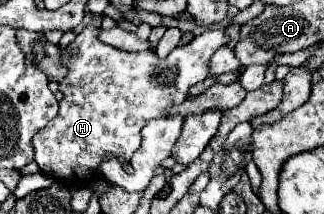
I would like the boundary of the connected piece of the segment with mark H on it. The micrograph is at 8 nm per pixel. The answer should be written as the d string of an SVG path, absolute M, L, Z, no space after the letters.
M86 25L76 39L66 47L66 53L62 55L62 65L68 69L68 75L60 81L60 91L64 93L64 99L60 101L58 115L34 135L34 161L38 163L40 171L64 185L84 185L92 181L92 177L100 171L100 165L104 161L110 161L114 157L122 157L122 167L130 163L130 155L140 147L142 141L142 127L148 123L148 119L154 117L166 117L170 115L170 107L182 105L190 97L190 87L204 81L208 77L208 59L210 55L226 45L228 37L218 31L210 29L208 33L202 33L194 37L188 45L174 49L166 59L158 59L156 51L122 51L112 45L106 45L98 39L102 27Z

